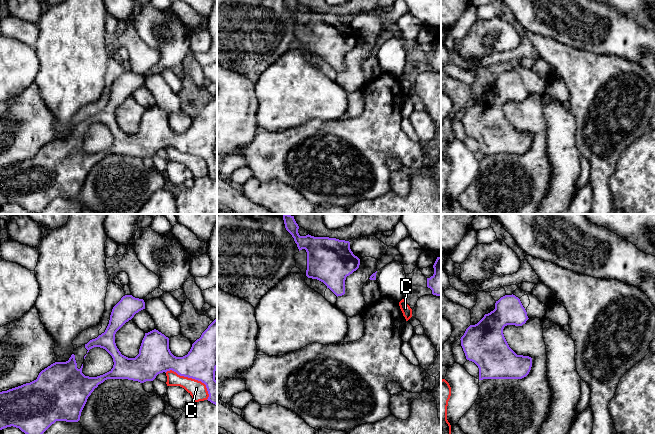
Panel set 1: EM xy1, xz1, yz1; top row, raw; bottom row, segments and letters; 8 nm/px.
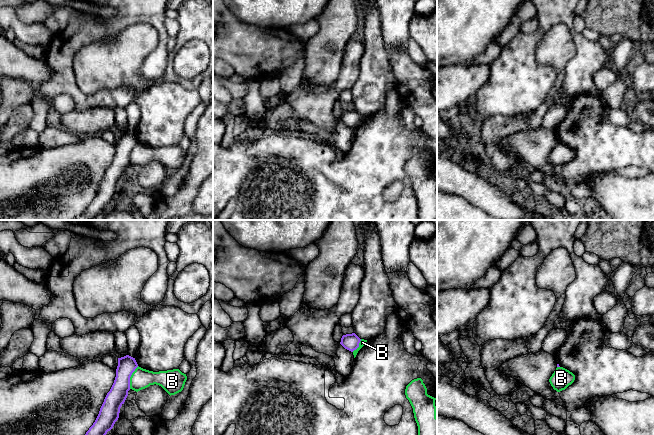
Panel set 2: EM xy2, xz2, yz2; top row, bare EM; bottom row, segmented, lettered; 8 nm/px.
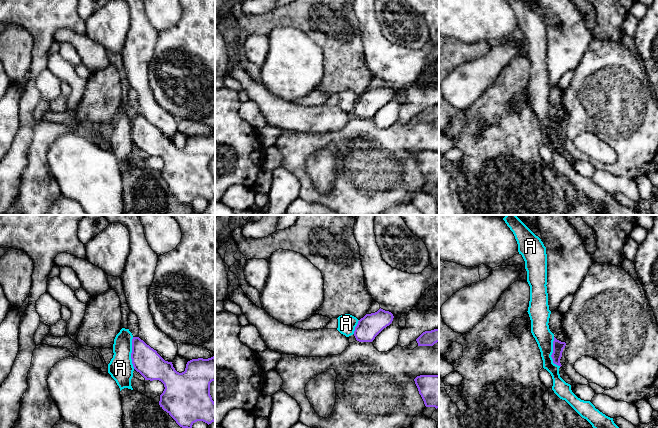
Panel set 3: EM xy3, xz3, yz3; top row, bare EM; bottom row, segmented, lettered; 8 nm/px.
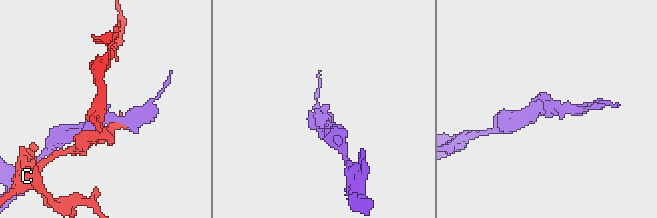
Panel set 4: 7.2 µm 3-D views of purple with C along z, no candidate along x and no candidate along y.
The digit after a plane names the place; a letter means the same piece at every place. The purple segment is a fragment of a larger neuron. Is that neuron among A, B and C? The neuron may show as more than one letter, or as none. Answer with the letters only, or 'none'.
none

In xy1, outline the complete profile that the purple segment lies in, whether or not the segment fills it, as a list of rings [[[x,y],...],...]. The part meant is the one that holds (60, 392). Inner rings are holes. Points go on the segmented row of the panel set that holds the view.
[[[125,295],[113,307],[109,324],[104,333],[85,344],[89,352],[94,347],[105,349],[113,358],[113,368],[100,376],[89,377],[82,373],[83,364],[77,368],[75,355],[72,354],[66,362],[55,362],[42,370],[37,379],[21,386],[0,392],[0,430],[7,427],[19,428],[25,434],[43,434],[56,421],[78,422],[88,397],[107,379],[128,379],[144,383],[153,381],[160,373],[174,371],[180,376],[201,381],[206,385],[208,401],[217,405],[217,318],[208,326],[183,357],[174,356],[169,349],[169,338],[154,329],[142,340],[139,354],[135,358],[128,358],[121,354],[115,343],[116,332],[136,313],[145,309],[143,299],[132,295]]]

